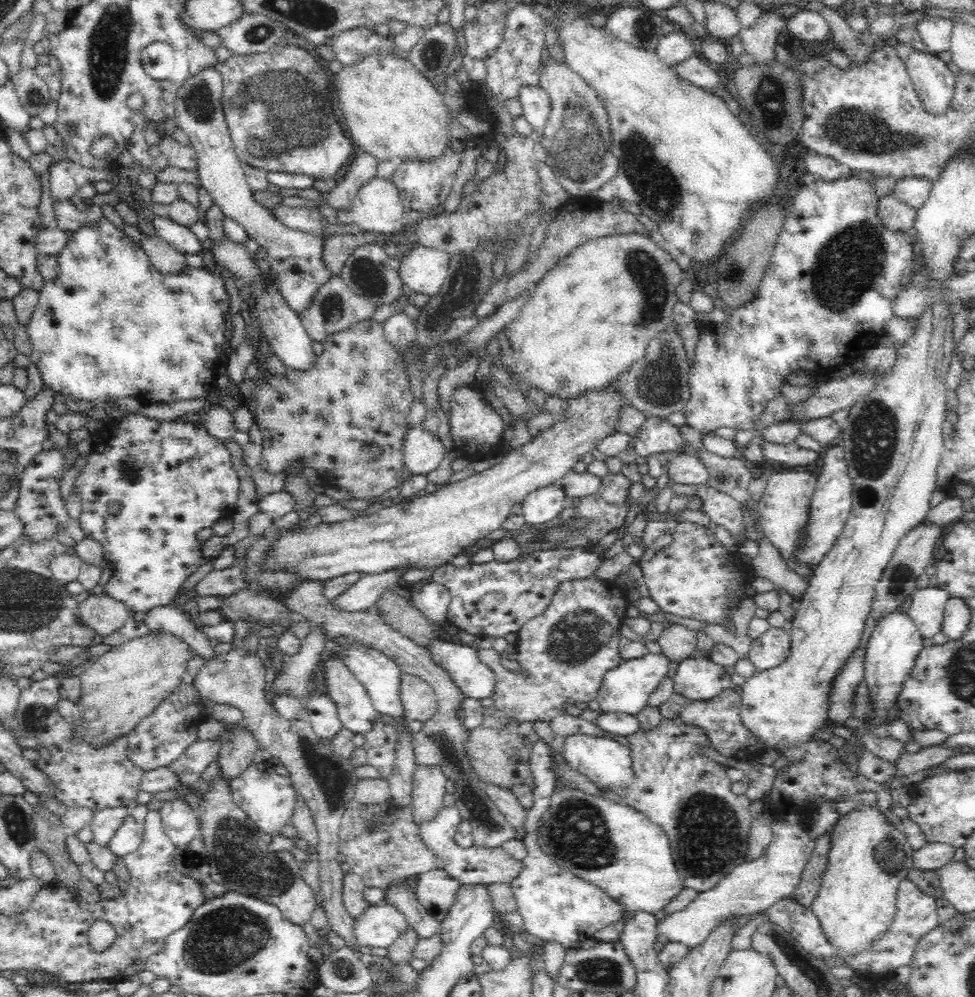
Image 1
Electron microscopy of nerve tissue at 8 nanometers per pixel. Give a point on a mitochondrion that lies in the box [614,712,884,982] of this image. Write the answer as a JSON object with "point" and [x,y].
{"point":[710,840]}

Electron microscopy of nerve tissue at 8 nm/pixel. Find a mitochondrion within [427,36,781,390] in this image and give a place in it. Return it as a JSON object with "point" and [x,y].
{"point":[578,140]}

